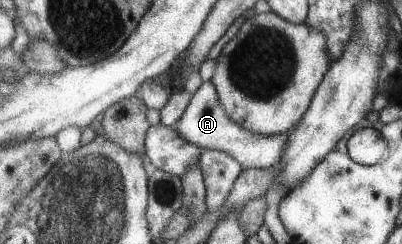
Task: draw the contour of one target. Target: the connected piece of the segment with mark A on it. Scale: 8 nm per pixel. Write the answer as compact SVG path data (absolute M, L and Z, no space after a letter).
M202 82L193 94L183 117L173 126L188 142L202 148L219 150L232 155L244 169L271 168L284 157L294 129L275 135L263 135L238 124L226 111L220 100L217 85Z

